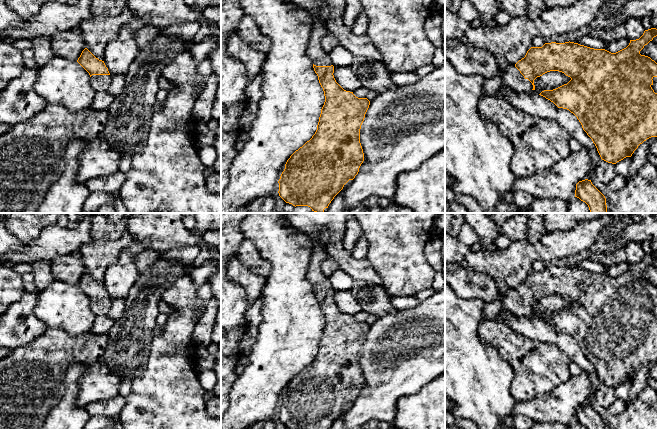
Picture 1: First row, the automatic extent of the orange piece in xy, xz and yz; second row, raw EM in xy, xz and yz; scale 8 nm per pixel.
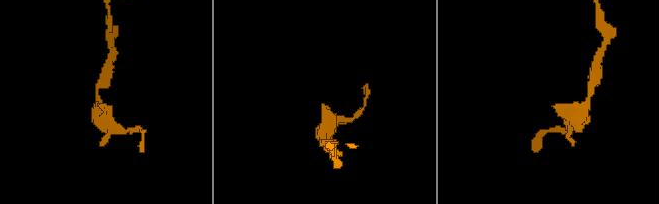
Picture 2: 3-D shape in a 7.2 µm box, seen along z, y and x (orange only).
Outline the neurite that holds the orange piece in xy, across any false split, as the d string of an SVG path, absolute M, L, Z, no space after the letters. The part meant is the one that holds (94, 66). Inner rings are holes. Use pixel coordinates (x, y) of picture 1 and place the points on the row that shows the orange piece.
M85 48L77 62L89 73L91 86L96 92L108 90L111 78L104 61L96 58Z

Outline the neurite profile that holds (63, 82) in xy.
M58 56L40 67L34 91L47 104L63 105L71 112L79 112L90 108L97 93L91 86L89 73L77 61L72 62Z

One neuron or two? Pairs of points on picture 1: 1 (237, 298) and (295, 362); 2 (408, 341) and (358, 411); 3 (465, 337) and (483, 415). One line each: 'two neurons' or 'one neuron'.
1: two neurons
2: one neuron
3: one neuron

